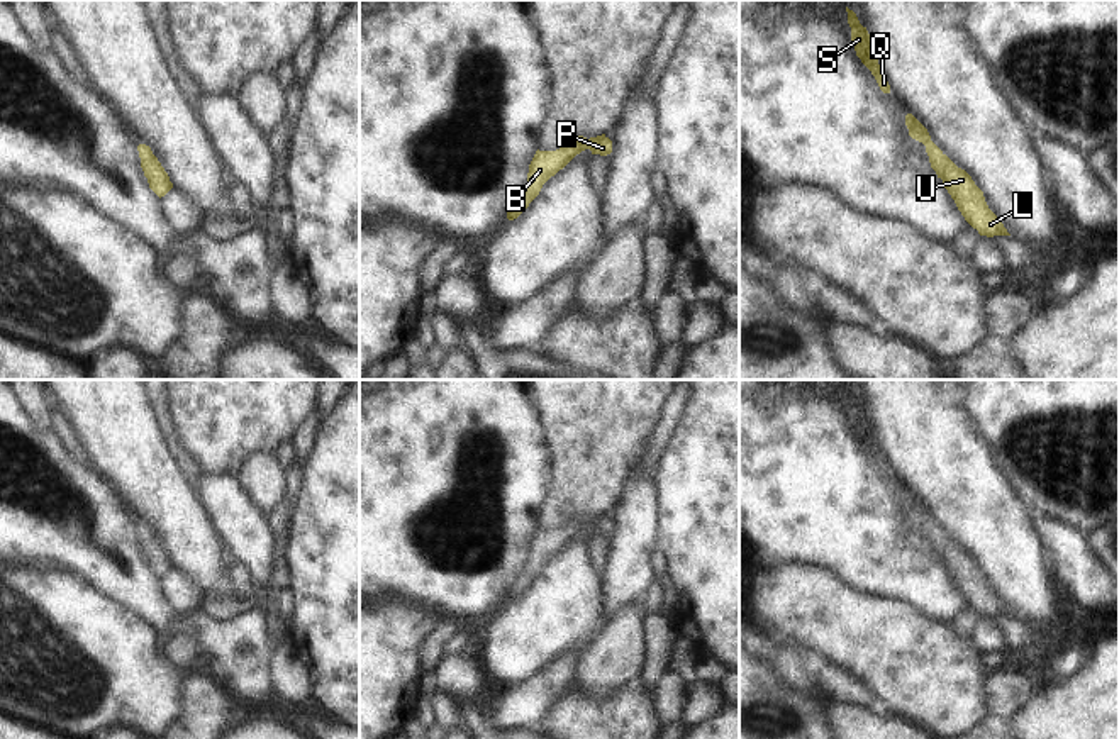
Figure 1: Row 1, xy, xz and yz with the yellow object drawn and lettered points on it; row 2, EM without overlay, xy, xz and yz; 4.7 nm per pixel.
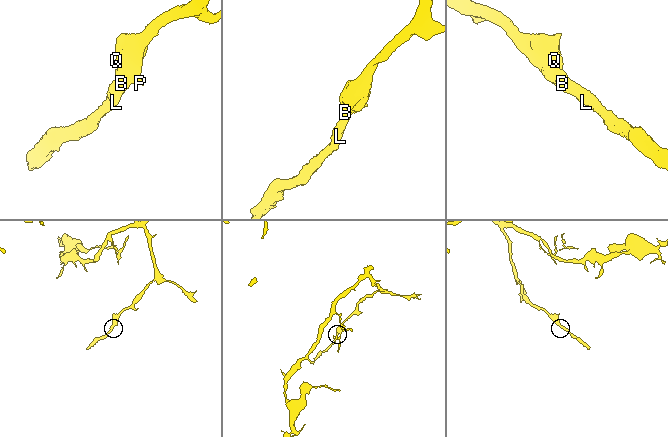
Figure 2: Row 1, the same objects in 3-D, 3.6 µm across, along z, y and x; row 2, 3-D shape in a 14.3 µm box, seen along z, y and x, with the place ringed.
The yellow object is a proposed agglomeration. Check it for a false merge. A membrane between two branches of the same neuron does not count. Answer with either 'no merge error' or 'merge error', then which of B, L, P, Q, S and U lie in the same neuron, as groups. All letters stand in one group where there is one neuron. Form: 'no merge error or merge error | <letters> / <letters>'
no merge error | B L P Q S U

